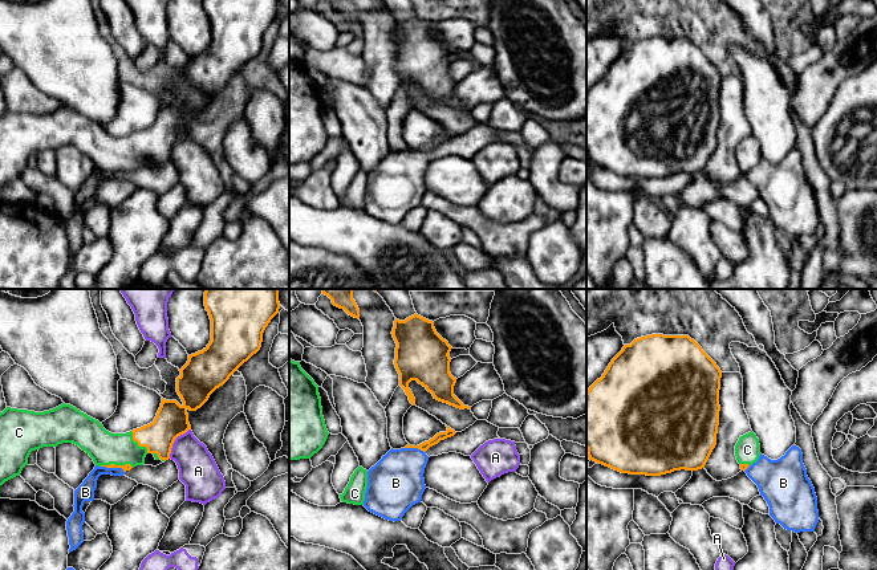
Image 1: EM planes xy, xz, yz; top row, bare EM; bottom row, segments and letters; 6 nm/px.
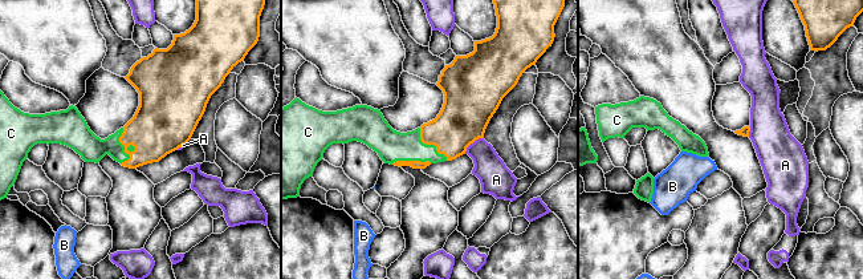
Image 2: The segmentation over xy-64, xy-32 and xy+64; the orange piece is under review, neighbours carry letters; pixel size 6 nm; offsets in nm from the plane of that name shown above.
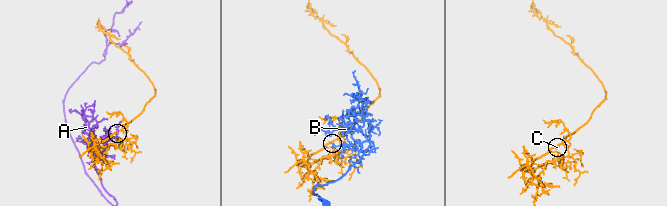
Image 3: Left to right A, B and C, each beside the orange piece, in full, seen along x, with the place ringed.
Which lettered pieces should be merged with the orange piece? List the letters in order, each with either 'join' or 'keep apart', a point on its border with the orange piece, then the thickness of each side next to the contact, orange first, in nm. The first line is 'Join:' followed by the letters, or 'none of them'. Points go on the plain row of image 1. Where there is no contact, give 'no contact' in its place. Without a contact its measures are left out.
Join: C
A: keep apart; contact xy (174, 143); calibres 200 and 240 nm
B: keep apart; contact xy (113, 170); calibres 50 and 110 nm
C: join; contact xy (117, 169); calibres 50 and 200 nm

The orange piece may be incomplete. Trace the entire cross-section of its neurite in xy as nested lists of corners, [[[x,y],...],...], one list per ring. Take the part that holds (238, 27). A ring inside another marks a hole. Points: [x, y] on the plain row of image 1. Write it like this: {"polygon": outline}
{"polygon": [[[204,0],[204,9],[211,23],[211,44],[202,54],[188,58],[187,66],[179,73],[176,95],[182,109],[162,101],[154,125],[126,137],[111,137],[98,123],[65,106],[44,115],[7,110],[0,115],[0,188],[20,179],[32,154],[62,146],[78,148],[98,170],[122,171],[123,175],[143,168],[147,156],[153,156],[155,163],[169,163],[175,142],[191,133],[187,114],[200,111],[216,91],[260,53],[263,36],[279,16],[280,5],[279,0]]]}

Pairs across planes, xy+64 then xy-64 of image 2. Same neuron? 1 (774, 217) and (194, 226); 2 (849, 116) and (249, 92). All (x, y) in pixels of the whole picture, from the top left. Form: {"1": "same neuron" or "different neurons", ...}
{"1": "different neurons", "2": "same neuron"}

